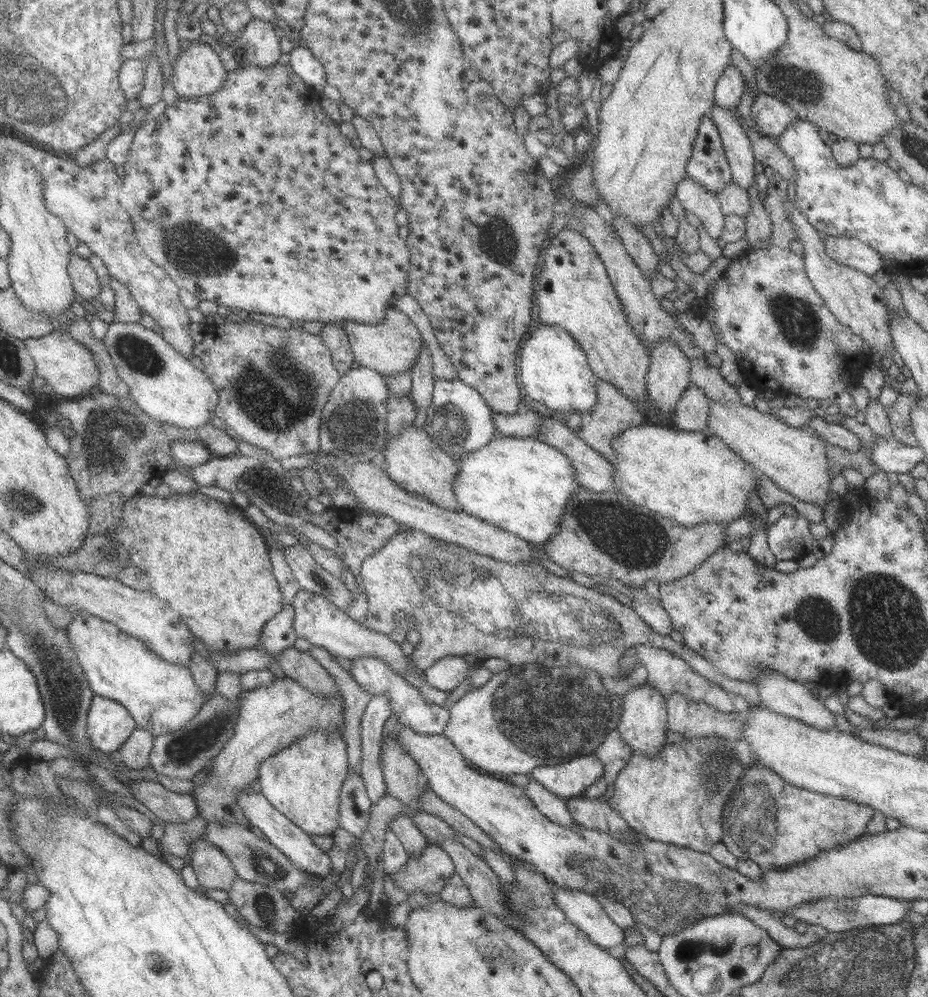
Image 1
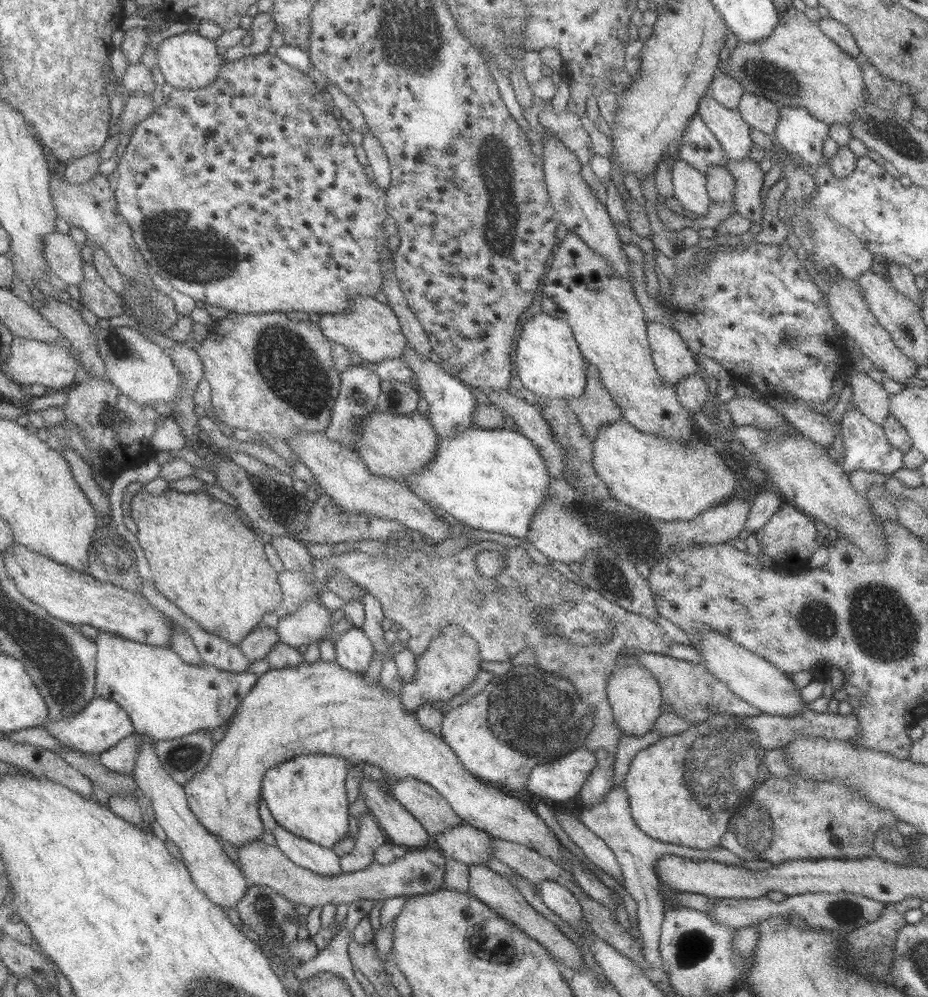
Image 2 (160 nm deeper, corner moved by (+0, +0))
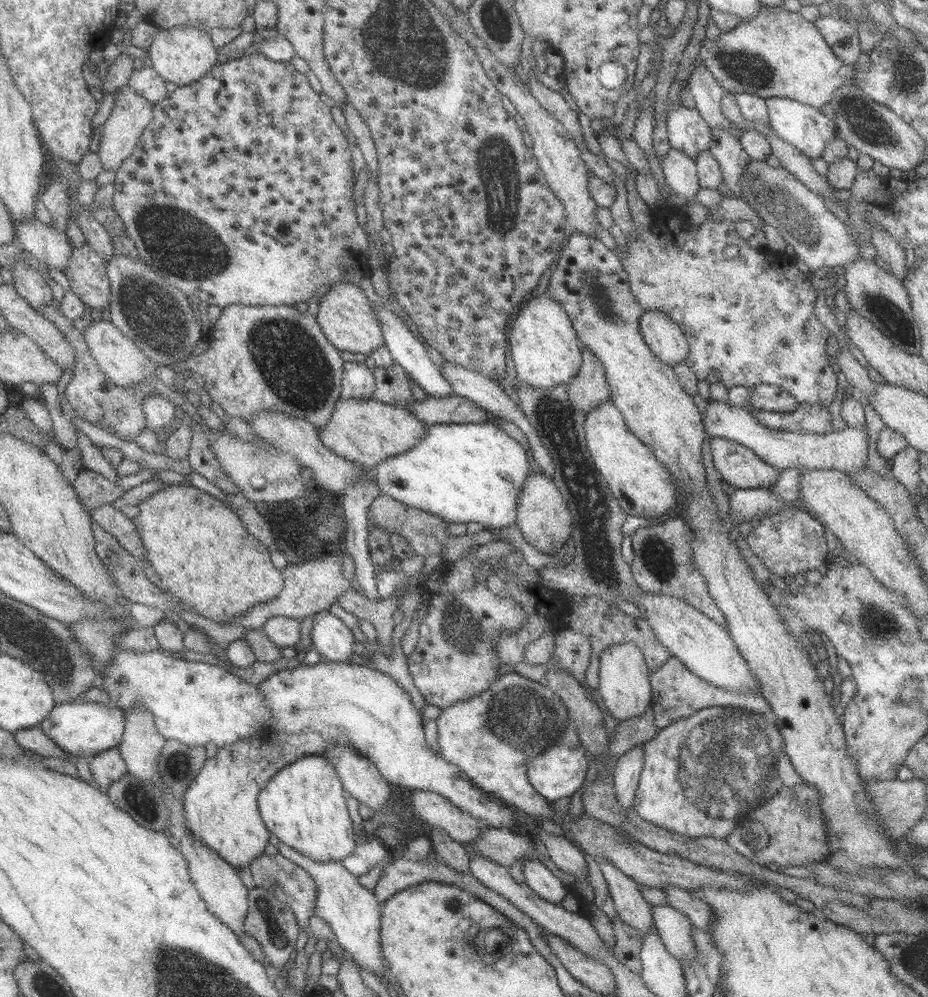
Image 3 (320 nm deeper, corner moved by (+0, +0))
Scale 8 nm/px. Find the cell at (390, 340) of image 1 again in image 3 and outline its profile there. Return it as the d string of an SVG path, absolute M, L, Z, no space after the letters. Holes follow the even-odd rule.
M337 282L333 284L333 287L321 296L316 316L323 334L339 351L362 353L369 356L379 346L385 346L382 327L376 319L371 302L364 295L364 291L354 283Z

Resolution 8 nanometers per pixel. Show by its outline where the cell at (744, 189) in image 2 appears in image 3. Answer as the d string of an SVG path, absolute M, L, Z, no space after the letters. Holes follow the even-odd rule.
M714 129L711 134L709 151L719 162L727 188L735 197L740 195L740 175L743 168L750 162L751 156L744 152L743 146L736 135L726 129Z

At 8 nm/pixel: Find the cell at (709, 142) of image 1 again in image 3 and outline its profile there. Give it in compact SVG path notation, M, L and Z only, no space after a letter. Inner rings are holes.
M676 104L667 114L666 126L672 148L684 151L694 160L698 152L709 150L712 128L698 109Z

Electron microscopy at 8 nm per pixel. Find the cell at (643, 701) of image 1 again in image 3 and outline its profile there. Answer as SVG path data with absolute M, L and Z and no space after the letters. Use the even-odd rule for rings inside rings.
M634 643L615 644L606 647L599 656L599 686L598 691L604 699L607 712L616 717L619 722L645 713L652 704L652 684L650 671L646 666L641 647Z

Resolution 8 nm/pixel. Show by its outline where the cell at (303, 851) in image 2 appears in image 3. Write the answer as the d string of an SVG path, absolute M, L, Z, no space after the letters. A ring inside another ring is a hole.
M280 843L277 847L282 856L288 857L294 864L303 868L312 876L316 885L314 915L322 918L331 926L340 947L349 953L361 968L367 968L377 977L384 975L381 939L381 909L373 891L358 883L357 876L350 873L341 861L316 862L290 846Z

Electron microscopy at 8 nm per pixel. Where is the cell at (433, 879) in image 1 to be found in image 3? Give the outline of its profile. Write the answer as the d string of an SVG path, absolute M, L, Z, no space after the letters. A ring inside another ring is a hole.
M262 853L251 862L251 872L256 887L265 888L275 894L282 902L290 905L292 912L296 915L300 928L308 928L310 916L314 915L316 902L316 885L314 879L306 870L300 868L288 857L277 855L266 855Z

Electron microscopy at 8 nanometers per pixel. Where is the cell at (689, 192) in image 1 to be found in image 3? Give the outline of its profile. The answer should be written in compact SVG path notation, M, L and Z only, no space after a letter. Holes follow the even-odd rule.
M670 147L668 154L661 160L661 167L670 189L693 203L701 189L695 160L684 151Z

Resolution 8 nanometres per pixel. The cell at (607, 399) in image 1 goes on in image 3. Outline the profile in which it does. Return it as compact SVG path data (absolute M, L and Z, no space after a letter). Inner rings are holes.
M583 345L582 364L578 374L565 385L570 395L569 401L581 408L585 414L611 398L602 361L586 345Z

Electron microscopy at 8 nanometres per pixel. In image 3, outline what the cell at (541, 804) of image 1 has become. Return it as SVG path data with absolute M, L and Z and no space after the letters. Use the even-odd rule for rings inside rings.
M596 858L603 872L609 892L613 898L615 909L624 924L639 930L643 936L651 926L653 918L651 906L640 893L640 883L626 876L605 858Z

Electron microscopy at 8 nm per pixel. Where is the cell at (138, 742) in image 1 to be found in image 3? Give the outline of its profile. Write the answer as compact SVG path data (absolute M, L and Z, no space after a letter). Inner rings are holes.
M114 747L89 758L89 770L101 790L123 778L129 772L119 747Z

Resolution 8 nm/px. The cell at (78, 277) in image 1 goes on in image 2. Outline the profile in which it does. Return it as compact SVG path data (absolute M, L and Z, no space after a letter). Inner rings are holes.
M54 232L46 235L46 261L50 264L50 270L65 282L65 286L80 286L83 279L84 261L81 256L81 248L70 234Z

